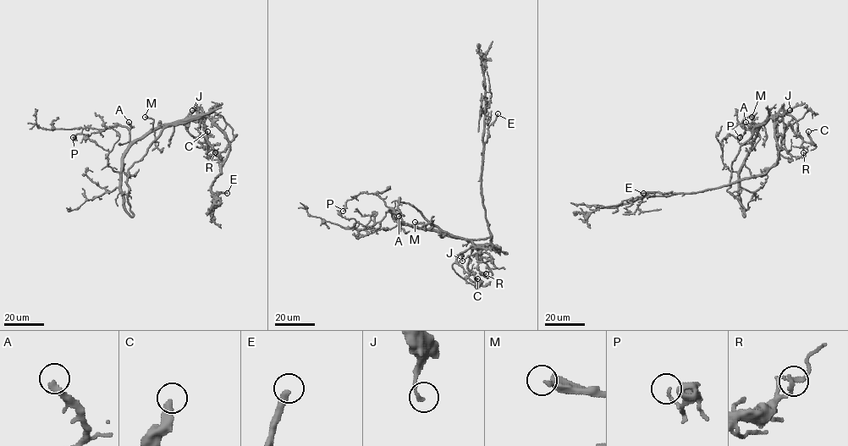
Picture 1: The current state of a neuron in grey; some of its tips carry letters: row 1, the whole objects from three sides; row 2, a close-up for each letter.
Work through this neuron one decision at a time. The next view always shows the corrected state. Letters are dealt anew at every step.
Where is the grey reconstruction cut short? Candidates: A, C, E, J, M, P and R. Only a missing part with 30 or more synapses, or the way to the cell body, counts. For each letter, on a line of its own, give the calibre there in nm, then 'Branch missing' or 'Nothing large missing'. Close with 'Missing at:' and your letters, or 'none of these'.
A: Thickness 280 nm. Branch missing
C: Thickness 360 nm. Nothing large missing
E: Thickness 280 nm. Nothing large missing
J: Thickness 180 nm. Nothing large missing
M: Thickness 320 nm. Nothing large missing
P: Thickness 120 nm. Nothing large missing
R: Thickness 160 nm. Nothing large missing
Missing at: A

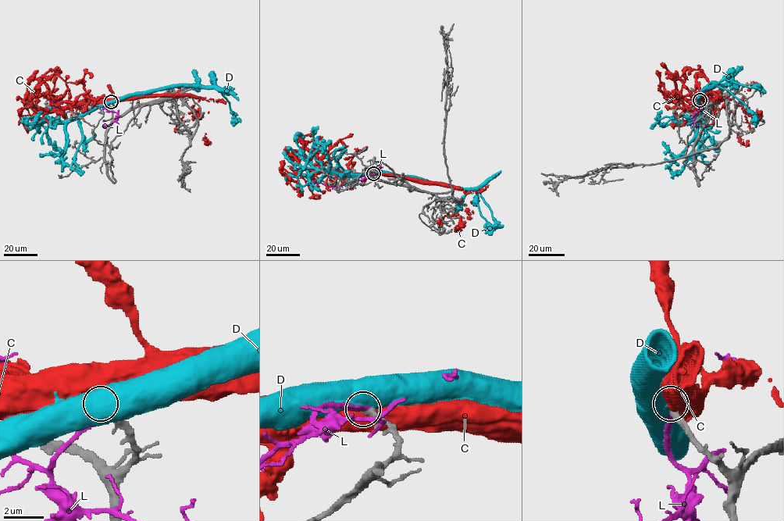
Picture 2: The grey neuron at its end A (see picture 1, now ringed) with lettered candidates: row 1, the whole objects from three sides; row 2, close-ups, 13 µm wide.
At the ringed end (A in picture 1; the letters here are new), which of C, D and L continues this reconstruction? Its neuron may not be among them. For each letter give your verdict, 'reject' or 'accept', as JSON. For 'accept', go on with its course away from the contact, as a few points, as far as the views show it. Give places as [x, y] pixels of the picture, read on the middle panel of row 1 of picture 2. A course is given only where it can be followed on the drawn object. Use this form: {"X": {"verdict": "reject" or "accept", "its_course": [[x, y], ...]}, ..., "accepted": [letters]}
{"C": {"verdict": "reject"}, "D": {"verdict": "reject"}, "L": {"verdict": "reject"}, "accepted": []}

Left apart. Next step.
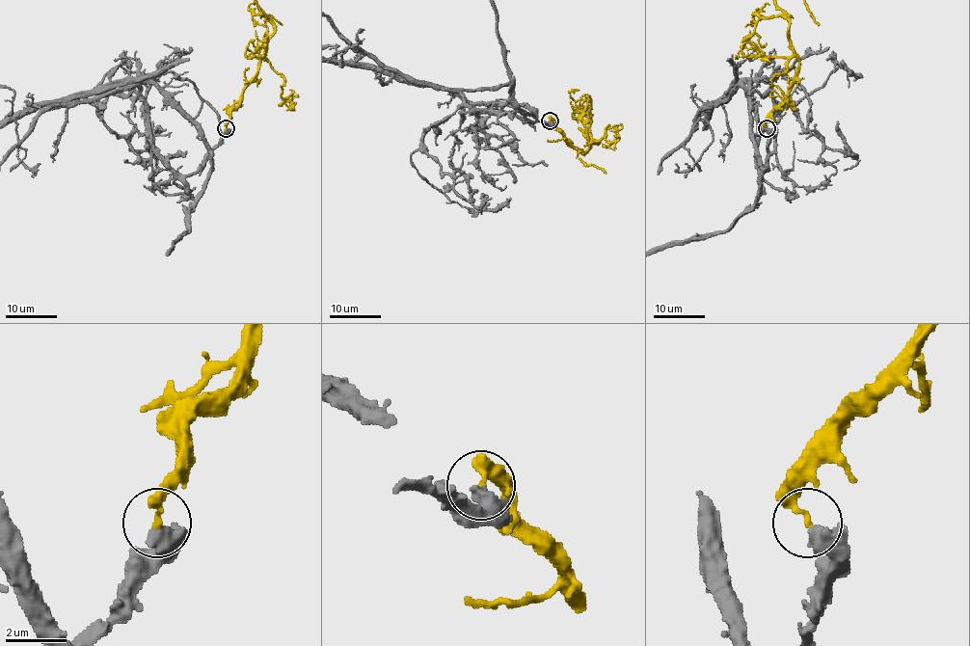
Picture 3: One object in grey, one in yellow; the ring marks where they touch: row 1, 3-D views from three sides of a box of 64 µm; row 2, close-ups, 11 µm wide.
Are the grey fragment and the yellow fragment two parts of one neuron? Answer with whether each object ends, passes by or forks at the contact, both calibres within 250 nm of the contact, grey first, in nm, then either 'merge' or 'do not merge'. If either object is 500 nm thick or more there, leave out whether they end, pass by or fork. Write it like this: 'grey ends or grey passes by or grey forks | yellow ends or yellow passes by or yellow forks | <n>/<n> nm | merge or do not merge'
600/180 nm | do not merge

